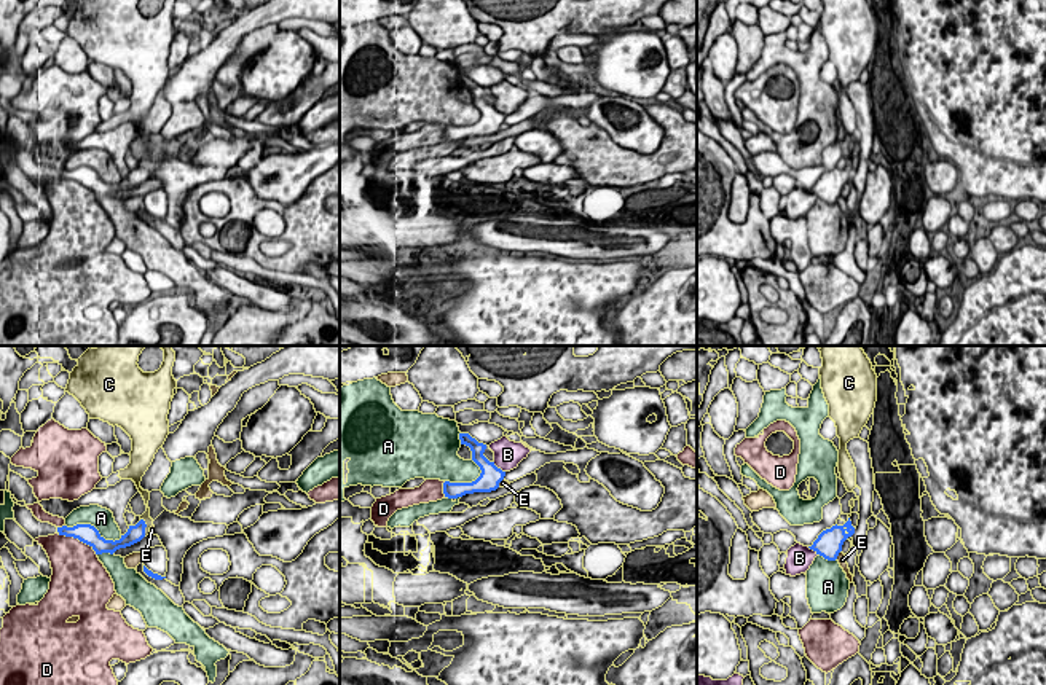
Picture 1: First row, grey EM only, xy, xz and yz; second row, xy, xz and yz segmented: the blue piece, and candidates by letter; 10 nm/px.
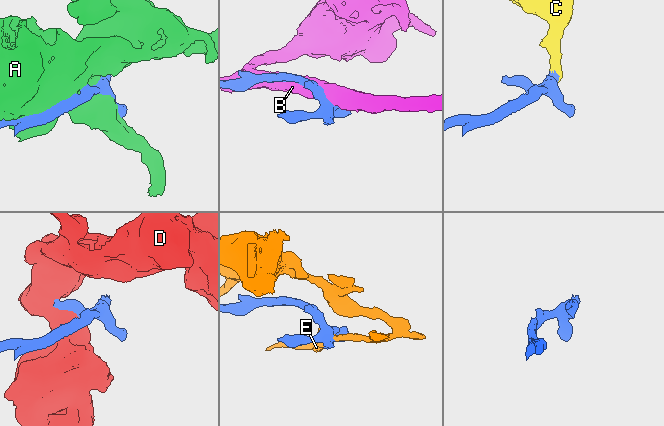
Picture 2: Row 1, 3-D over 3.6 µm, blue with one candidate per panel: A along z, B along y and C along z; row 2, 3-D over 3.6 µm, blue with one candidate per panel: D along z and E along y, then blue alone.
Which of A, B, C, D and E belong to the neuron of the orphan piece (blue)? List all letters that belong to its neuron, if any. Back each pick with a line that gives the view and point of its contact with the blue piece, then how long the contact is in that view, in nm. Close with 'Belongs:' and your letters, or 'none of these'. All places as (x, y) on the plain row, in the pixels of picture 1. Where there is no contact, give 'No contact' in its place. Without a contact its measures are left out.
C: Touches blue at xy (145, 169). Shared border 200 nm
Belongs: C

